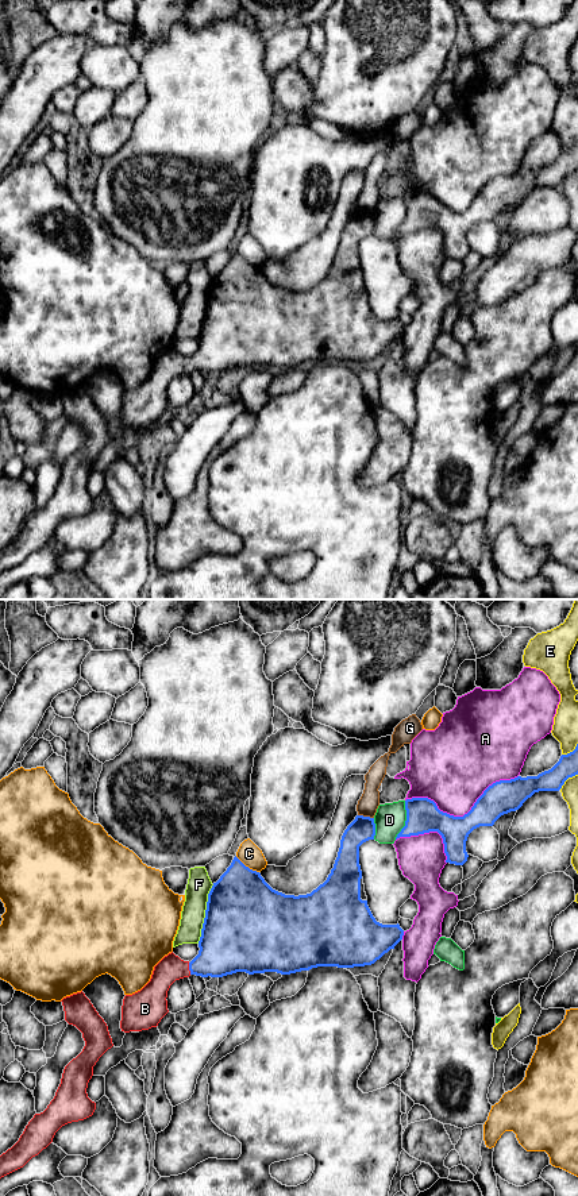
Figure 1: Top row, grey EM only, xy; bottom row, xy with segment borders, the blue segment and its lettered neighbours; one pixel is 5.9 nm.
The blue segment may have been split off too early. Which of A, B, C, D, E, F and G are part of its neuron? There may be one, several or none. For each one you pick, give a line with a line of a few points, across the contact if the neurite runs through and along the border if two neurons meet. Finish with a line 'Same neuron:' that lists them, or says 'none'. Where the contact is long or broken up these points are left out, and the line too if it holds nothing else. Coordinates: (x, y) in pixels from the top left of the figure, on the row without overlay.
B: line xy (226, 343), (208, 358), (189, 363), (170, 363)
Same neuron: B

